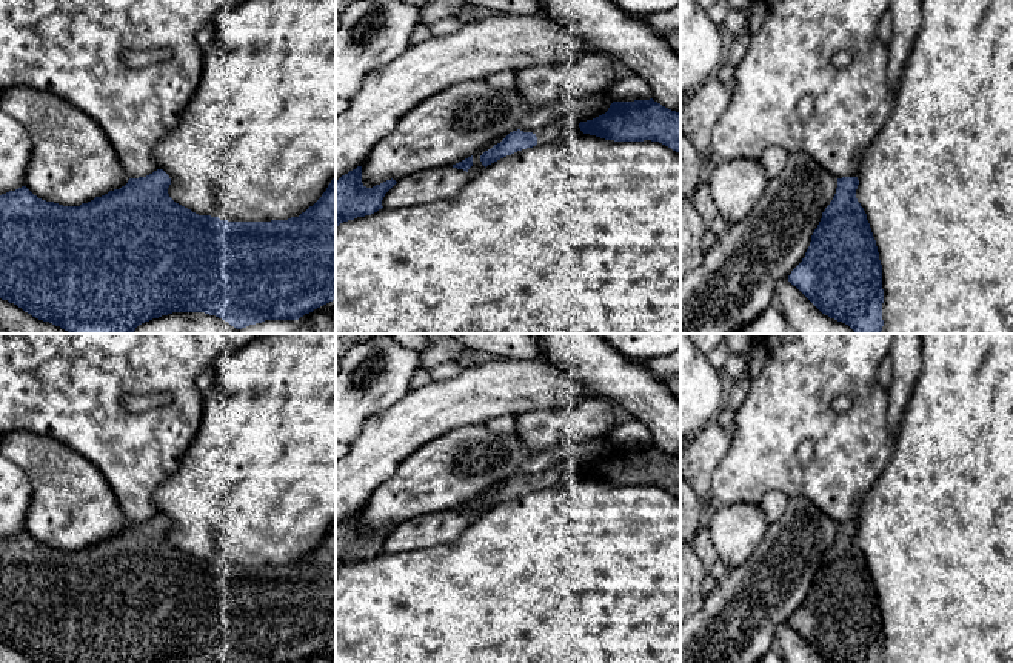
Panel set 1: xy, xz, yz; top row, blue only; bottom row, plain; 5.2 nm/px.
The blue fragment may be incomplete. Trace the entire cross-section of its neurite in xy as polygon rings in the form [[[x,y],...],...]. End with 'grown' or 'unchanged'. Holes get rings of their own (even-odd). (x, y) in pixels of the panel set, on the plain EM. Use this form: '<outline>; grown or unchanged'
[[[157,514],[146,521],[129,523],[125,531],[120,534],[109,535],[102,541],[95,541],[88,548],[80,551],[63,551],[54,546],[46,546],[34,540],[26,531],[22,531],[15,535],[9,535],[0,540],[0,643],[8,645],[9,648],[17,649],[25,657],[31,658],[35,663],[159,663],[172,657],[205,657],[216,660],[219,663],[300,663],[305,658],[313,657],[314,654],[333,646],[336,643],[336,521],[328,529],[322,541],[309,551],[299,561],[291,561],[288,565],[271,565],[271,566],[228,566],[220,565],[219,561],[199,560],[191,554],[176,548],[169,538],[168,532],[171,529],[169,520],[163,514]]]; unchanged

